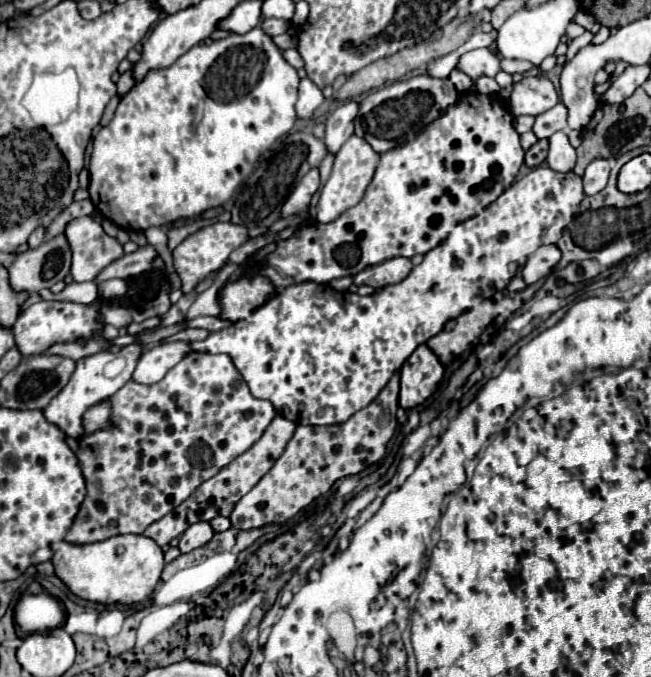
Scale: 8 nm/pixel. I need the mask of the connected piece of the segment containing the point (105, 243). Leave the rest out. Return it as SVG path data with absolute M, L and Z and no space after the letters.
M90 216L72 220L64 234L72 244L72 278L74 282L94 280L102 268L120 258L122 246L116 238L110 238L98 222Z

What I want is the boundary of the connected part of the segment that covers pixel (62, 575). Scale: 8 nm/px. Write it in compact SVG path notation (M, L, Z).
M120 534L108 538L104 542L74 546L68 542L54 544L52 564L56 568L56 576L78 596L98 604L134 604L142 602L152 594L160 580L160 572L164 568L164 552L162 548L146 538L136 534Z

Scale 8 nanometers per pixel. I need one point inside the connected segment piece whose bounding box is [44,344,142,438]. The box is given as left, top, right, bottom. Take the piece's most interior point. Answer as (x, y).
(97, 377)

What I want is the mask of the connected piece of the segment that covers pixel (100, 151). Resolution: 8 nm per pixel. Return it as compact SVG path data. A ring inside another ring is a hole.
M256 26L254 30L250 30L246 34L228 34L226 38L214 40L210 44L196 44L184 56L180 56L176 60L176 64L172 64L170 68L164 68L160 72L150 72L140 84L136 84L126 96L122 96L110 124L98 130L98 134L92 142L92 154L88 160L90 200L94 202L96 210L104 218L108 218L110 222L114 222L120 228L126 226L128 230L146 230L150 226L166 226L178 218L194 218L208 208L228 202L230 196L234 194L234 190L248 178L248 174L252 172L260 154L266 152L280 136L288 134L290 128L294 126L294 122L296 122L294 104L298 100L298 82L300 82L300 78L298 78L296 68L286 62L286 58L282 56L282 50L272 42L272 38L260 26Z

